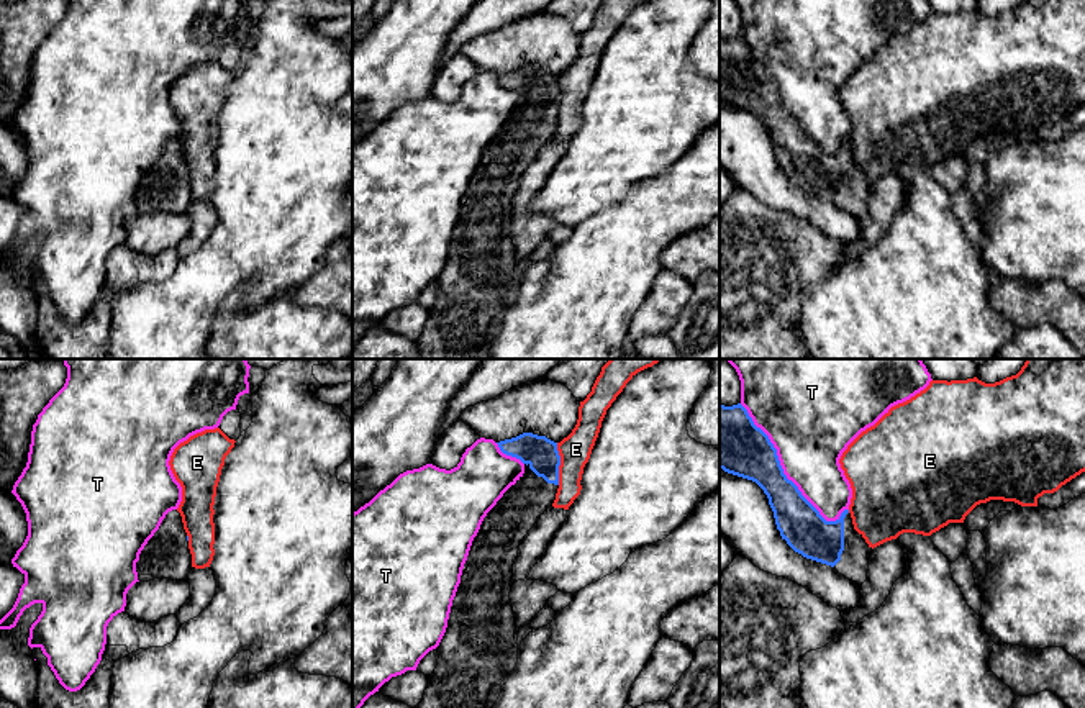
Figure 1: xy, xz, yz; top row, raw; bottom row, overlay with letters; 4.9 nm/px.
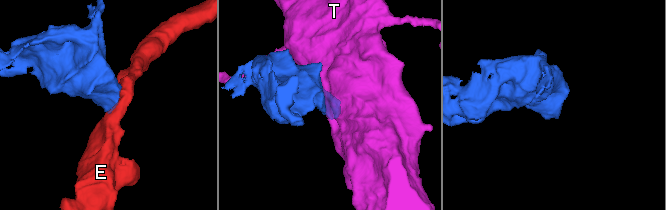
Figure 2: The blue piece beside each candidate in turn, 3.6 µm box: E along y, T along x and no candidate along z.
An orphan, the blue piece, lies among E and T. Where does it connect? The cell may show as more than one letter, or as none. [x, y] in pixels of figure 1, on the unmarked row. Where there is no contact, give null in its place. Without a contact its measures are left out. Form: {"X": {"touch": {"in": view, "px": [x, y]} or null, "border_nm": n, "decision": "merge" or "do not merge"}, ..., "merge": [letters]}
{"E": {"touch": {"in": "xz", "px": [559, 97]}, "border_nm": 200, "decision": "do not merge"}, "T": {"touch": {"in": "yz", "px": [780, 100]}, "border_nm": 750, "decision": "do not merge"}, "merge": []}

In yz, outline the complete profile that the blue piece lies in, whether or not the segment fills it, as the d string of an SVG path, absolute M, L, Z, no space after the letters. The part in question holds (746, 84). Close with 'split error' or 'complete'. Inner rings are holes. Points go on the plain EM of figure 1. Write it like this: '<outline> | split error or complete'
M720 36L720 102L752 113L764 123L774 144L777 162L780 164L782 172L785 172L795 185L834 200L841 208L857 218L867 213L872 180L865 175L862 167L854 162L849 143L844 143L836 154L826 154L801 128L798 120L787 111L777 82L769 69L754 57L741 36L733 39Z | split error

